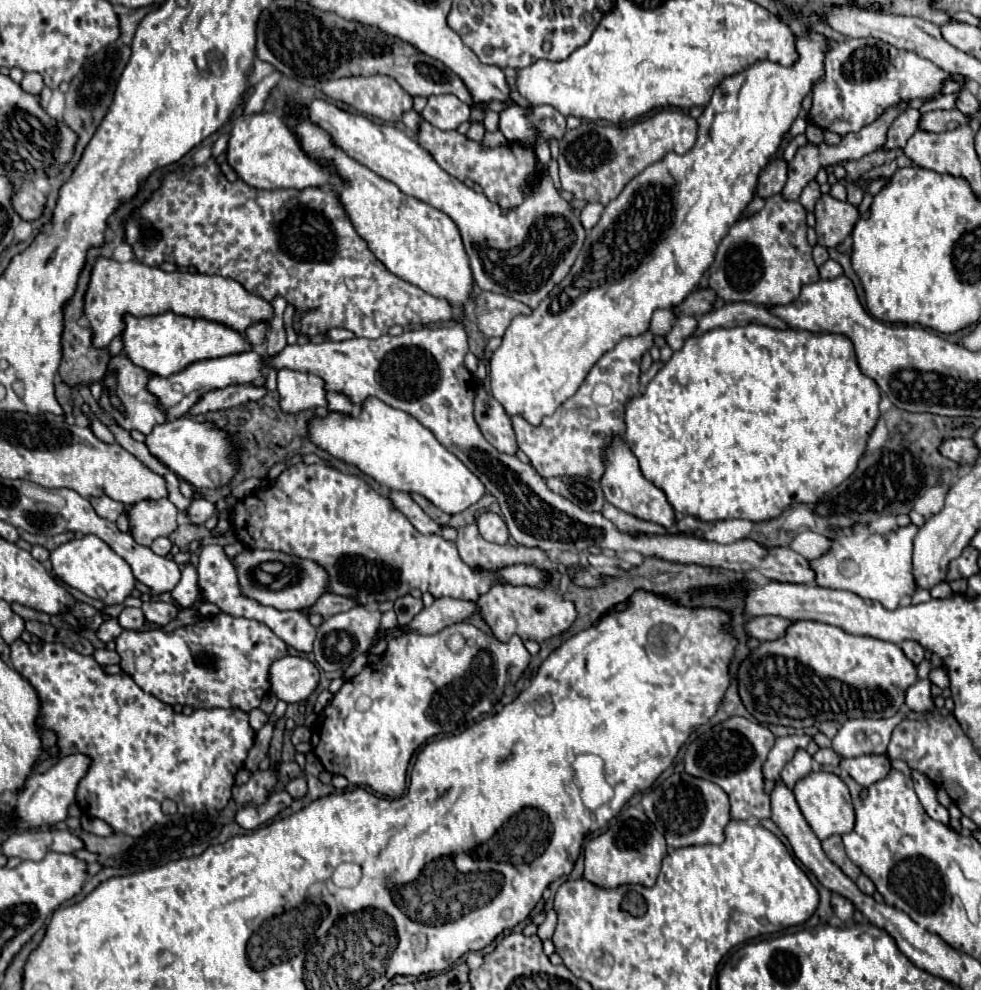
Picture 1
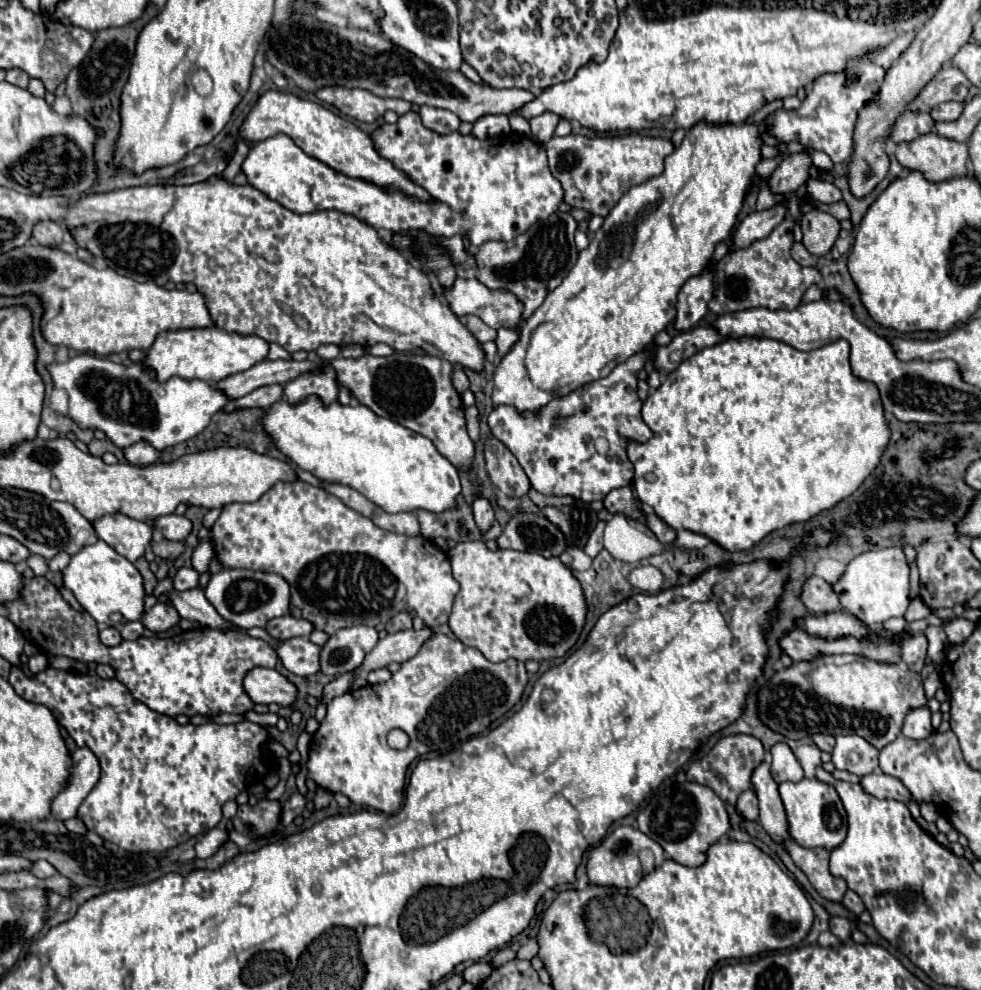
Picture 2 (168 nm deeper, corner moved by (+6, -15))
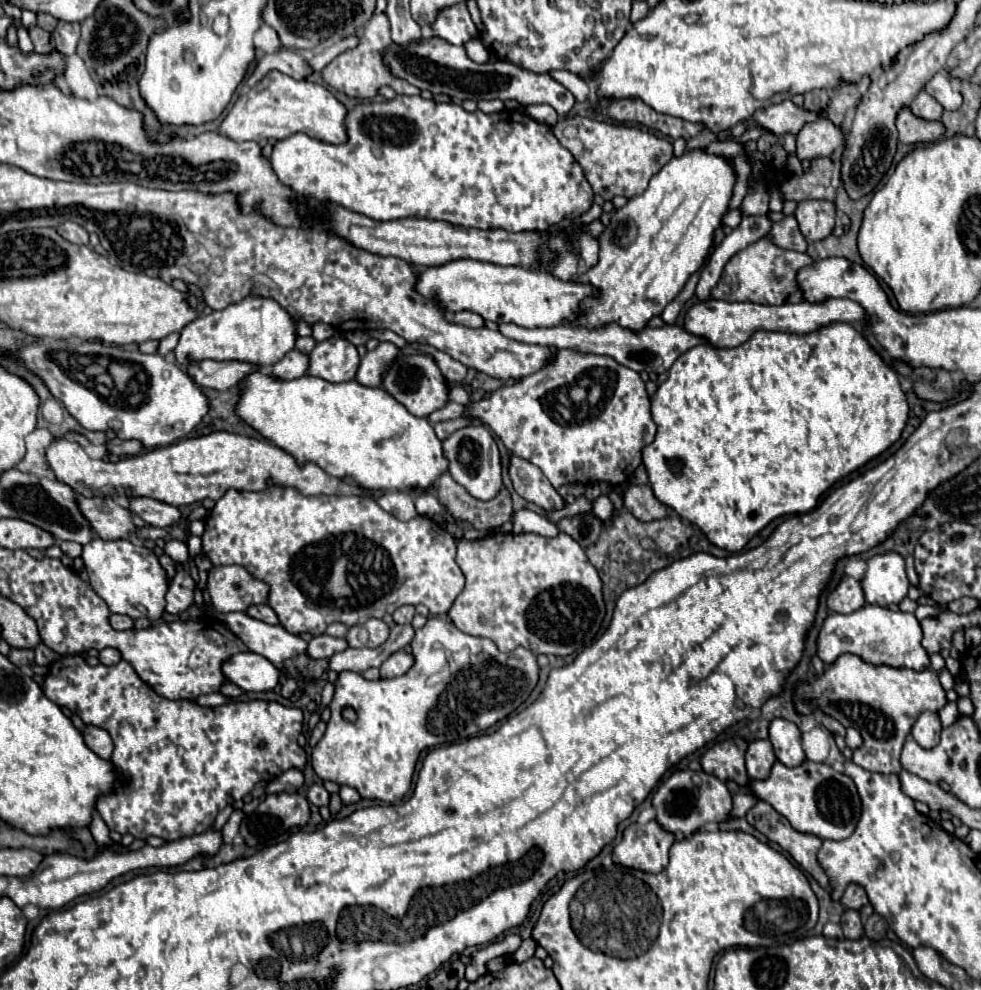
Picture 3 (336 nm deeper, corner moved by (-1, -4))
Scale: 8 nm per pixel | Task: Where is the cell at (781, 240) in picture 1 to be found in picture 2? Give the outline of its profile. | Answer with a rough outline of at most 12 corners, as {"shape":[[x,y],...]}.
{"shape":[[794,222],[728,252],[714,314],[792,310],[816,268],[790,256]]}

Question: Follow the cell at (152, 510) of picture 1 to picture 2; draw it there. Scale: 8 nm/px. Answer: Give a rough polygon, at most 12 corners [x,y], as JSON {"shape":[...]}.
{"shape":[[124,514],[92,520],[96,536],[130,562],[154,528]]}

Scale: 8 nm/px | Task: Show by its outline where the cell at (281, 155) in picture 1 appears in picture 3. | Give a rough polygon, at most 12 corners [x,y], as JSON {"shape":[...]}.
{"shape":[[419,95],[279,181],[375,221],[545,231],[593,203],[551,127]]}

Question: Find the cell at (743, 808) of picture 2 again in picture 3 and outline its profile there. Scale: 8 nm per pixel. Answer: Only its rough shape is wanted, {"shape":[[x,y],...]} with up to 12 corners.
{"shape":[[751,791],[733,795],[731,817],[745,815],[759,799]]}

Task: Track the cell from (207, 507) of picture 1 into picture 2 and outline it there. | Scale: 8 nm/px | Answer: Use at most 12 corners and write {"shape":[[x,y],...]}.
{"shape":[[178,514],[152,522],[166,540],[184,540],[192,522]]}

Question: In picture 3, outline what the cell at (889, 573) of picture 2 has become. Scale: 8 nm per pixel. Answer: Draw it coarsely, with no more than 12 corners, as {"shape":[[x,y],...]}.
{"shape":[[873,555],[861,579],[865,601],[889,607],[909,589],[903,555]]}

